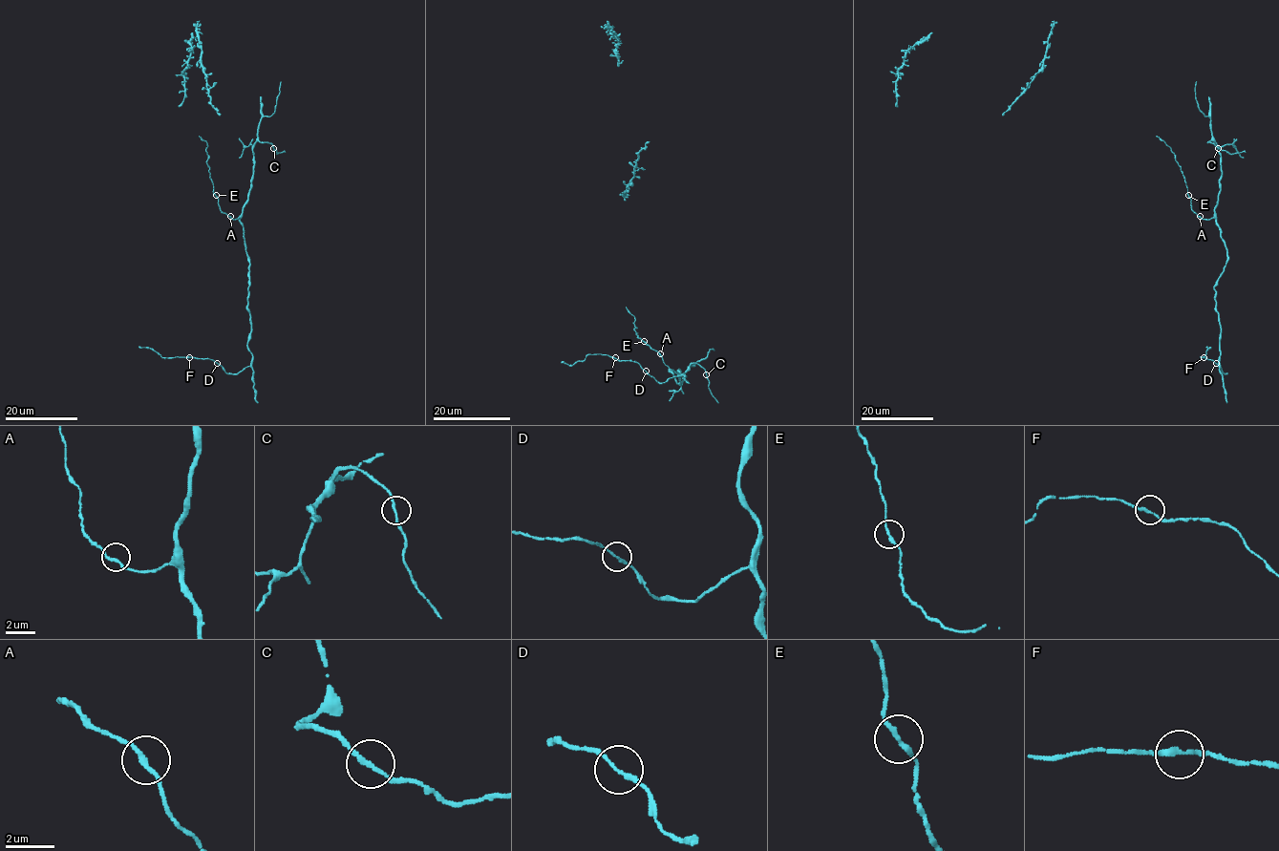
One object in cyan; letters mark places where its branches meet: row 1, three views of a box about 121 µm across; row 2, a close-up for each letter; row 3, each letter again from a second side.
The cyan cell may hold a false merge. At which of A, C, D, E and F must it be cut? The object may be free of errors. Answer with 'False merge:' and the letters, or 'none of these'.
False merge: none of these

